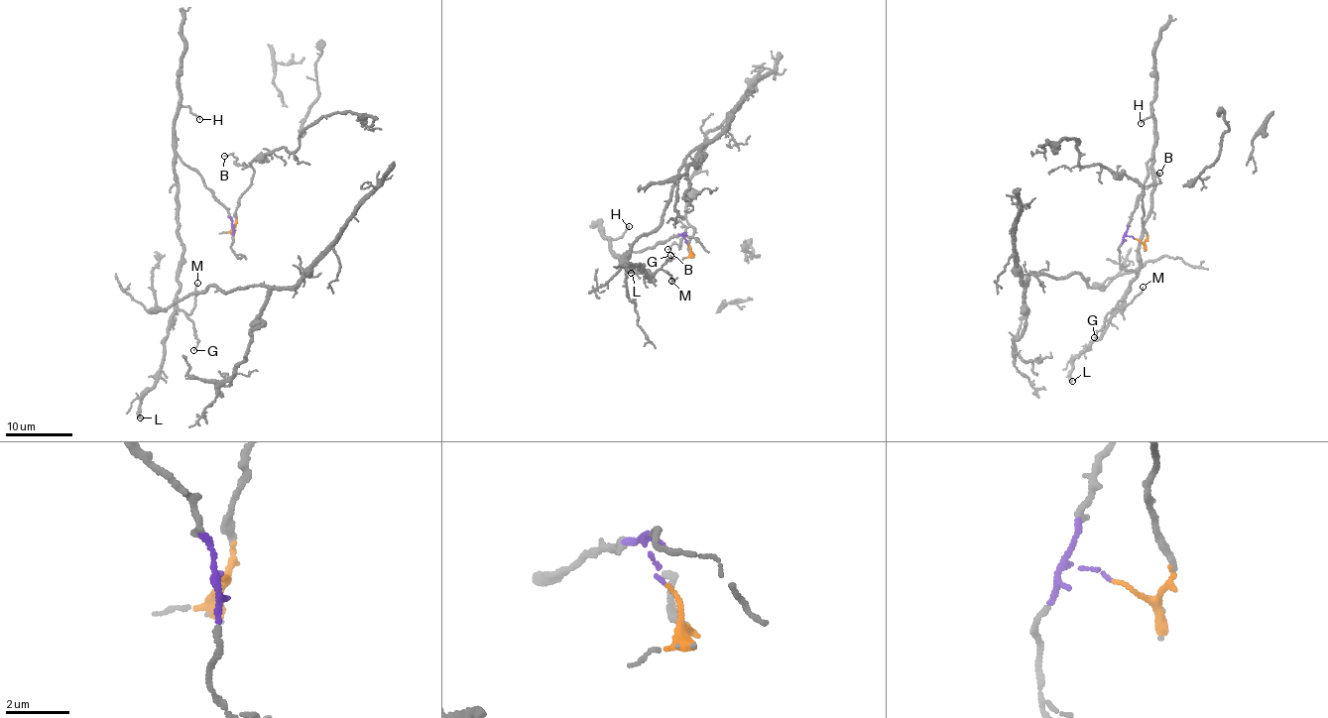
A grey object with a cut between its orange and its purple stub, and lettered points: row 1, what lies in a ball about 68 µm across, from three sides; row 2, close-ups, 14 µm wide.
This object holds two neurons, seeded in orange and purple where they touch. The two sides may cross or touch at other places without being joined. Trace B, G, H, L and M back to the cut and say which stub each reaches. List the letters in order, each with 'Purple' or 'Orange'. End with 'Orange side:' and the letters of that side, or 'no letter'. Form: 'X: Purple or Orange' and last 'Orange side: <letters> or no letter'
B: Orange
G: Purple
H: Purple
L: Purple
M: Purple
Orange side: B

